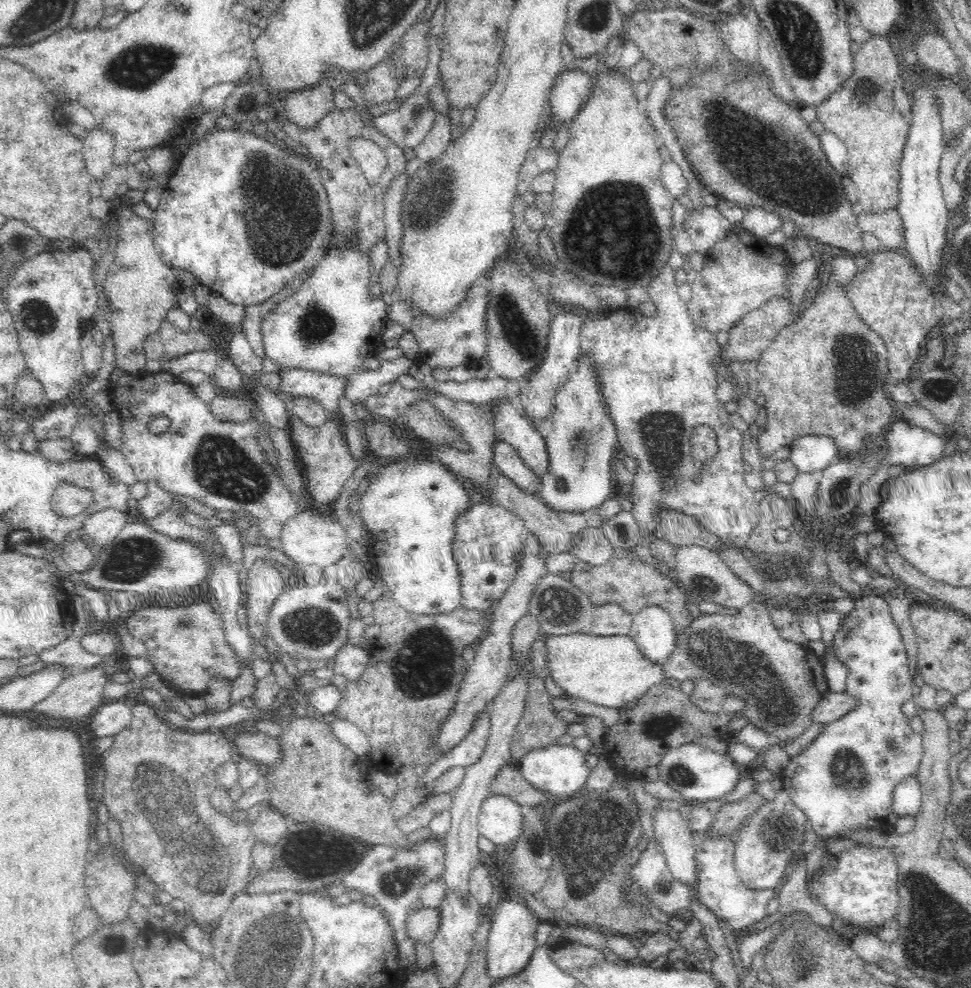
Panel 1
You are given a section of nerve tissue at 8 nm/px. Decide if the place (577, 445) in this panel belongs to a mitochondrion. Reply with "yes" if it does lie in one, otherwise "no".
yes

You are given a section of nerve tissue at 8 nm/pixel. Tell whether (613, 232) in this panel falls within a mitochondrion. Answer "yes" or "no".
yes

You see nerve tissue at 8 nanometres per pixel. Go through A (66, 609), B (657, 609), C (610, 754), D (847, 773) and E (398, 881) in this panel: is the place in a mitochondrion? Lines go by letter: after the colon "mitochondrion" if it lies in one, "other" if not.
A: other
B: other
C: other
D: mitochondrion
E: mitochondrion

